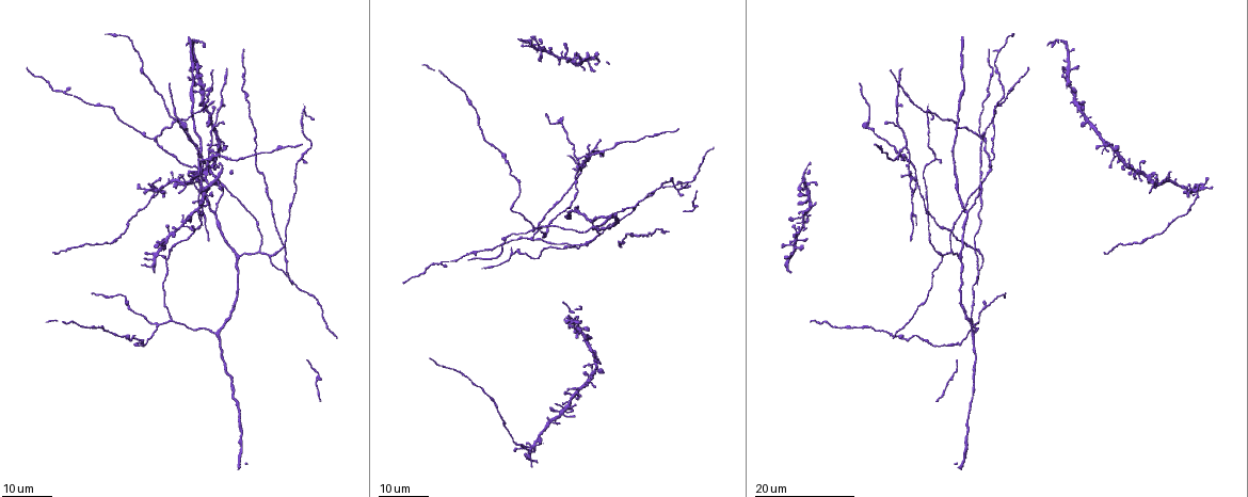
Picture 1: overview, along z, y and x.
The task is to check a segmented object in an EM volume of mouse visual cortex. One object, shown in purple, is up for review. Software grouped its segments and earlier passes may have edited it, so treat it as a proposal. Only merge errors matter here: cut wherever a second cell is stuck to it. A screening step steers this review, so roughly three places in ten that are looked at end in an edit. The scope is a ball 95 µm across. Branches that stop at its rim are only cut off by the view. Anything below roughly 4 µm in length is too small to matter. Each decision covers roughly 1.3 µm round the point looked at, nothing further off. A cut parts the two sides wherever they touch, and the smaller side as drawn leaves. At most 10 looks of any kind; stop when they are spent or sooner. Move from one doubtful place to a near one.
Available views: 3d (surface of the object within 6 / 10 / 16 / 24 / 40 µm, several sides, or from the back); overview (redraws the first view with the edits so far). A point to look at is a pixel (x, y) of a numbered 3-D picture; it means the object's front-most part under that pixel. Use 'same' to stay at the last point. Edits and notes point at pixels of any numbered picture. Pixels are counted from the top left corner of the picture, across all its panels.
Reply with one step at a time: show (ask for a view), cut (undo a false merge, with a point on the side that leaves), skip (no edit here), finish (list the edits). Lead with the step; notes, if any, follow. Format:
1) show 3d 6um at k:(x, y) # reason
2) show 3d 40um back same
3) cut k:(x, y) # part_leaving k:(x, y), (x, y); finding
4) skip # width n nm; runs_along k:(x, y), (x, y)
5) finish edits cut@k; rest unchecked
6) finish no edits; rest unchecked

show 3d 16um at 1:(239, 257) # branch point

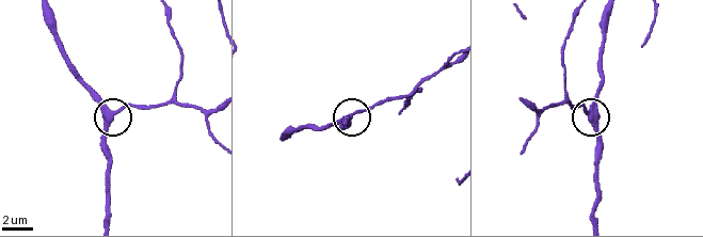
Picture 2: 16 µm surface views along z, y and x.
show 3d 10um at 2:(113, 117)

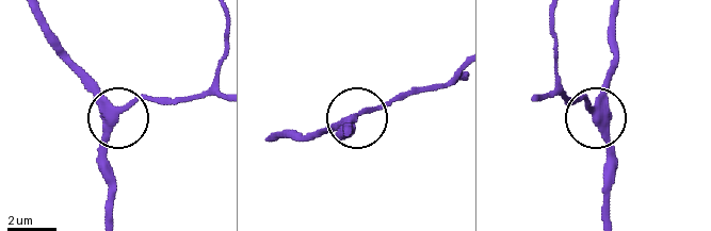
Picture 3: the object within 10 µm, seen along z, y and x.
skip # width 310 nm; runs_along 3:(615, 16), (607, 108), (599, 116), (579, 96); one cell here

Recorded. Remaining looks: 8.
show 3d 24um at 1:(271, 257) # arms part here

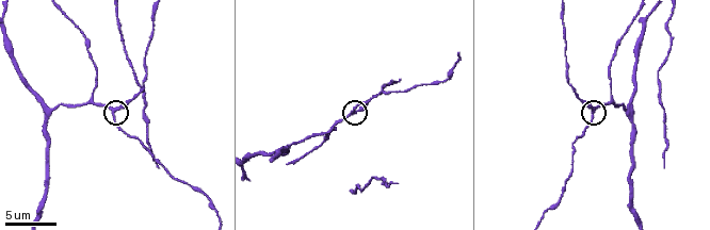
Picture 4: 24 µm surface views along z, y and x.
show 3d 10um at 4:(593, 114) # zoom in

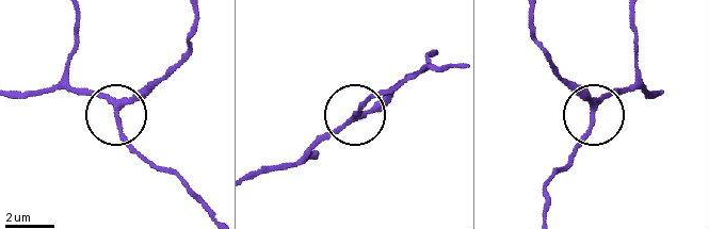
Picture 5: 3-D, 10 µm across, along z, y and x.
show 3d 10um back at 5:(594, 111)

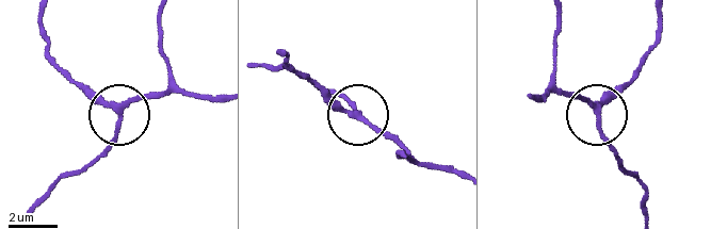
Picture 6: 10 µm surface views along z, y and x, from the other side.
skip # arms 3; runs_along 6:(556, 14), (556, 81), (562, 92), (599, 110), (633, 77); one cell here

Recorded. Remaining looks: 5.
show 3d 24um at 1:(200, 183) # small branch off a trunk

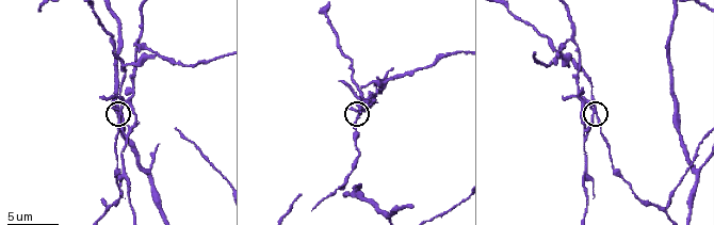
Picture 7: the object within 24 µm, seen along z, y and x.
show 3d 6um at 7:(595, 111)

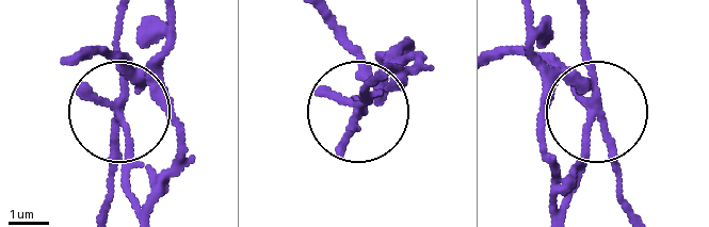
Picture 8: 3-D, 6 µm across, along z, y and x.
cut 8:(147, 74) # width 180 nm; part_leaving 8:(118, 110), (140, 167), (160, 167), (180, 136), (170, 15); two cells meet here

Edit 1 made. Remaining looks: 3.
show 3d 16um at 1:(224, 187) # three-way junction

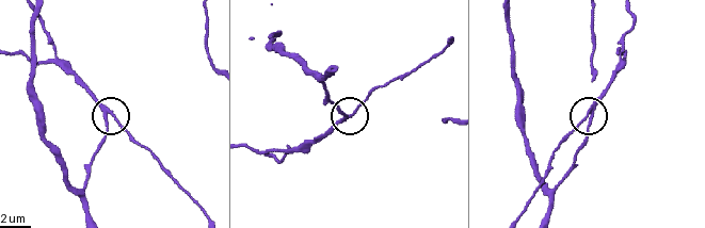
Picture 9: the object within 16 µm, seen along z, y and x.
show 3d 10um at 9:(110, 111)

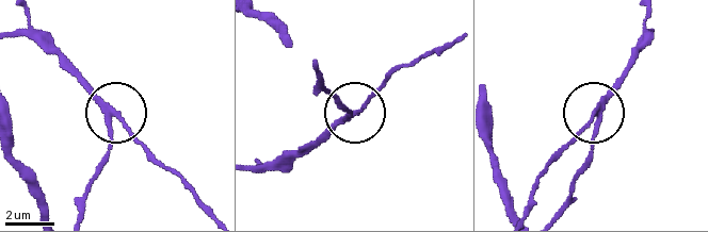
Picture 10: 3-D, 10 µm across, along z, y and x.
skip # side_arm 150 um; arms 3; one cell here

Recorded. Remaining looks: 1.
show 3d 10um at 7:(117, 58) # thick turns thin

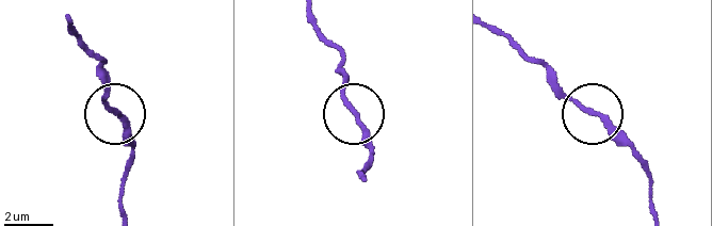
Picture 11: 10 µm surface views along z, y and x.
skip # width 220 nm; runs_along 11:(656, 214), (646, 165), (550, 81); all the same cell

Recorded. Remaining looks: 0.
finish edits cut@8; rest unchecked

